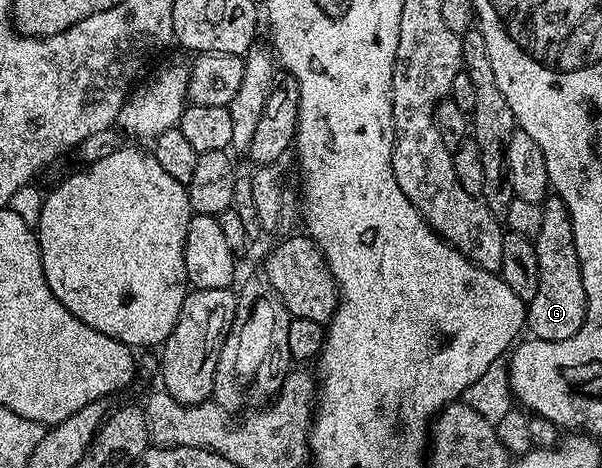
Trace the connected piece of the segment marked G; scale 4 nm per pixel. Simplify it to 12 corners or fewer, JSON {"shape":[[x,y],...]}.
{"shape":[[541,203],[533,239],[540,284],[526,326],[542,344],[568,340],[586,315],[568,208]]}

